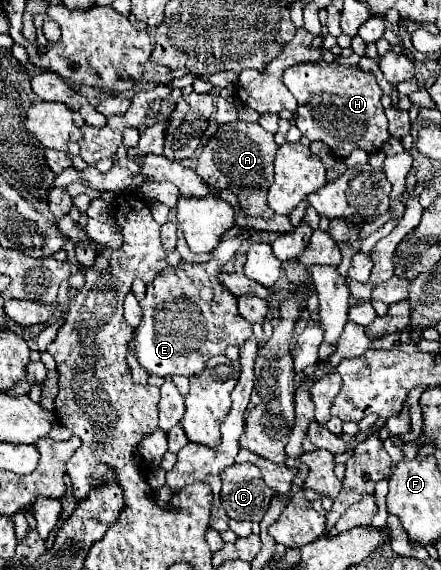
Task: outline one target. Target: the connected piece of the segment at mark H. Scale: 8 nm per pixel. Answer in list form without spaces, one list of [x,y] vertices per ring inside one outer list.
[[[299,63],[285,71],[283,81],[287,89],[295,95],[299,107],[295,113],[295,125],[309,141],[325,143],[335,157],[345,159],[353,149],[363,149],[365,153],[375,153],[389,139],[387,117],[383,113],[381,95],[383,91],[377,85],[377,79],[371,71],[363,71],[359,65],[333,65],[333,63]]]

